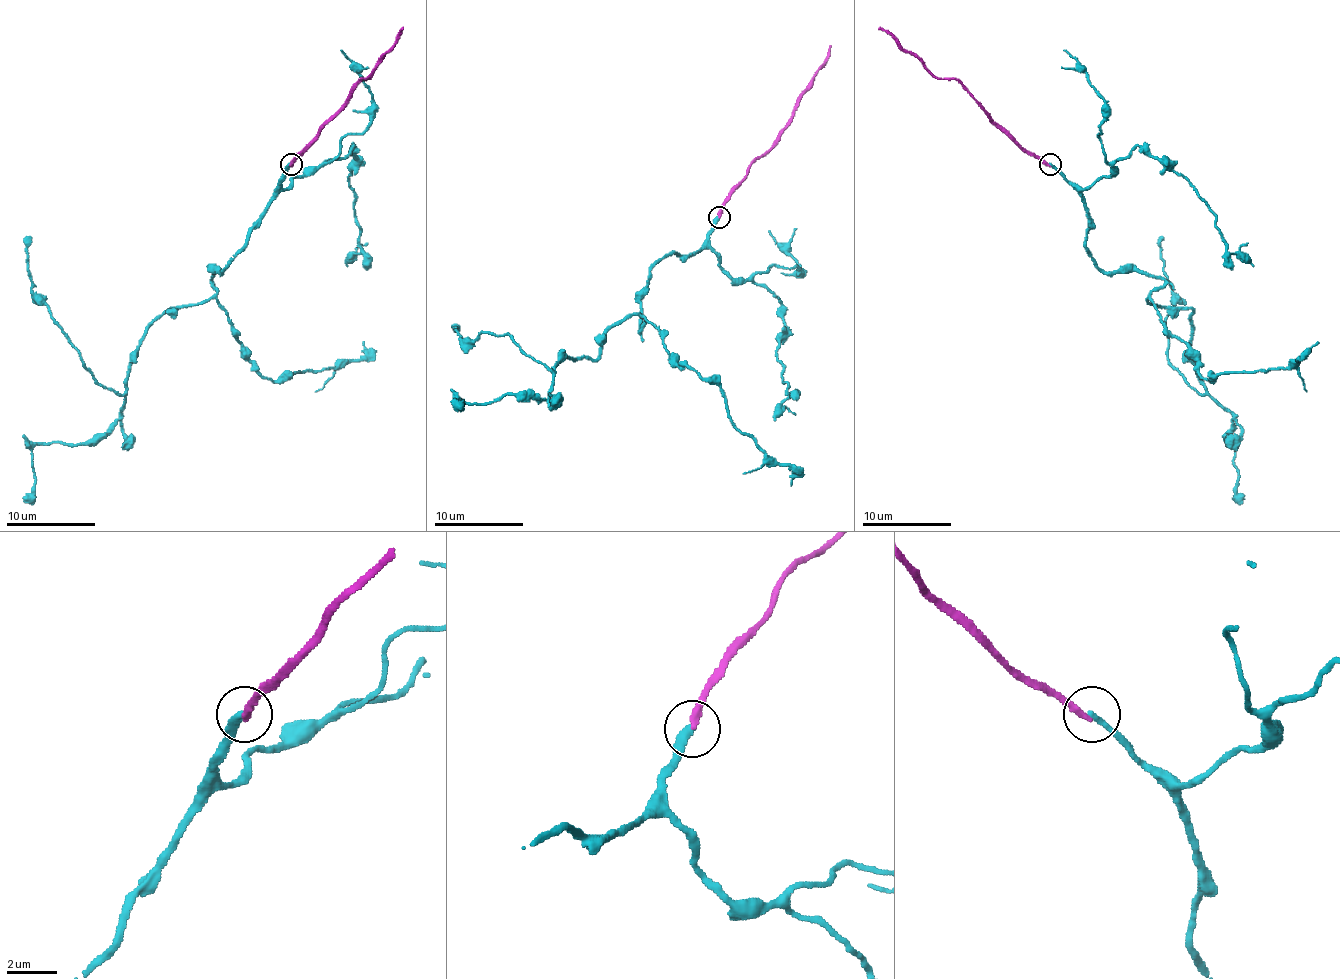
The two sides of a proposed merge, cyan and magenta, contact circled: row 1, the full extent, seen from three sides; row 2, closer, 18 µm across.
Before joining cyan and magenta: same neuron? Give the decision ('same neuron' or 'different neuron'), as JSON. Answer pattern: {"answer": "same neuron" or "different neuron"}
{"answer": "different neuron"}

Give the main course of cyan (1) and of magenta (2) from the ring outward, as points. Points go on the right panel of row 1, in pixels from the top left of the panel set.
1: (1050, 164), (1094, 263), (1192, 310), (1203, 394), (1167, 356), (1163, 237)
2: (1050, 166), (1025, 152), (957, 79), (937, 77), (879, 26)

